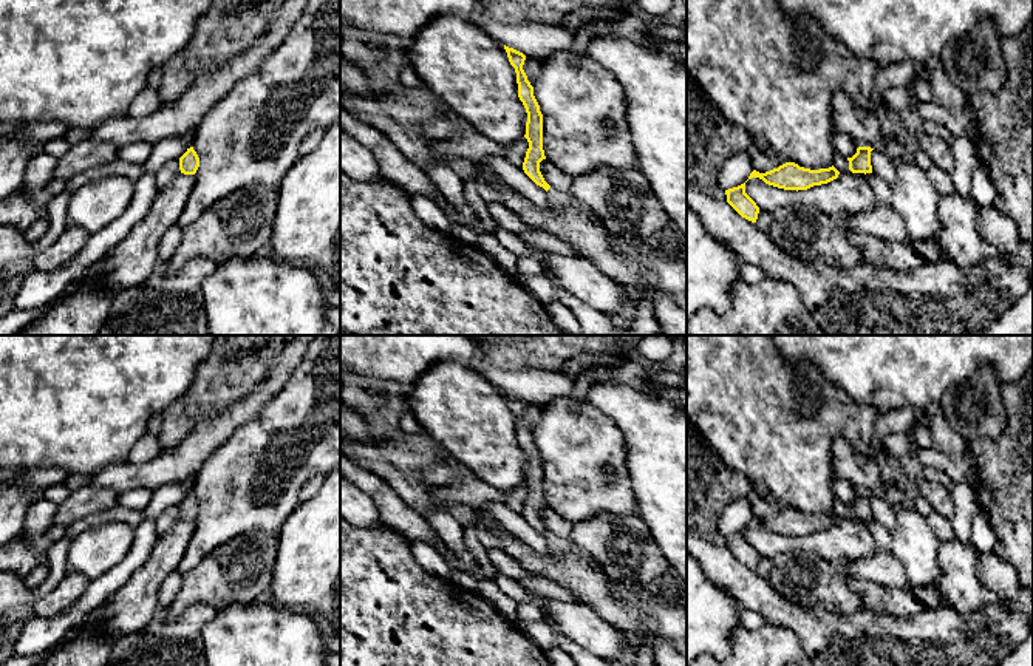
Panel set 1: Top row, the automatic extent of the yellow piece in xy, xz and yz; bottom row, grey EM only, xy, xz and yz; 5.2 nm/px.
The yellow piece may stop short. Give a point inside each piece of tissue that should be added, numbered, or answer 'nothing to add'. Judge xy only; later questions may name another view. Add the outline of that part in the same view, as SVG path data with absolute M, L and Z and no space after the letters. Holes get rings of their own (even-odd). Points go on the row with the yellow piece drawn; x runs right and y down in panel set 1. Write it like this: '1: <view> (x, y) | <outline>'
nothing to add

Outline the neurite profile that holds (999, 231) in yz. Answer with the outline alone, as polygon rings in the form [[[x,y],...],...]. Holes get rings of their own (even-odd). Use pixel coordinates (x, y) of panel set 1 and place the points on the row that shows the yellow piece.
[[[979,209],[977,227],[985,243],[994,246],[997,249],[997,253],[1002,257],[1016,255],[1024,246],[1014,221],[997,209]]]

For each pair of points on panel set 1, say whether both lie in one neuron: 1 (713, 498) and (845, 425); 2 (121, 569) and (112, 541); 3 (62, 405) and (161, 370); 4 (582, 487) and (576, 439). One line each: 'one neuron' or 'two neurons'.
1: two neurons
2: two neurons
3: one neuron
4: one neuron

